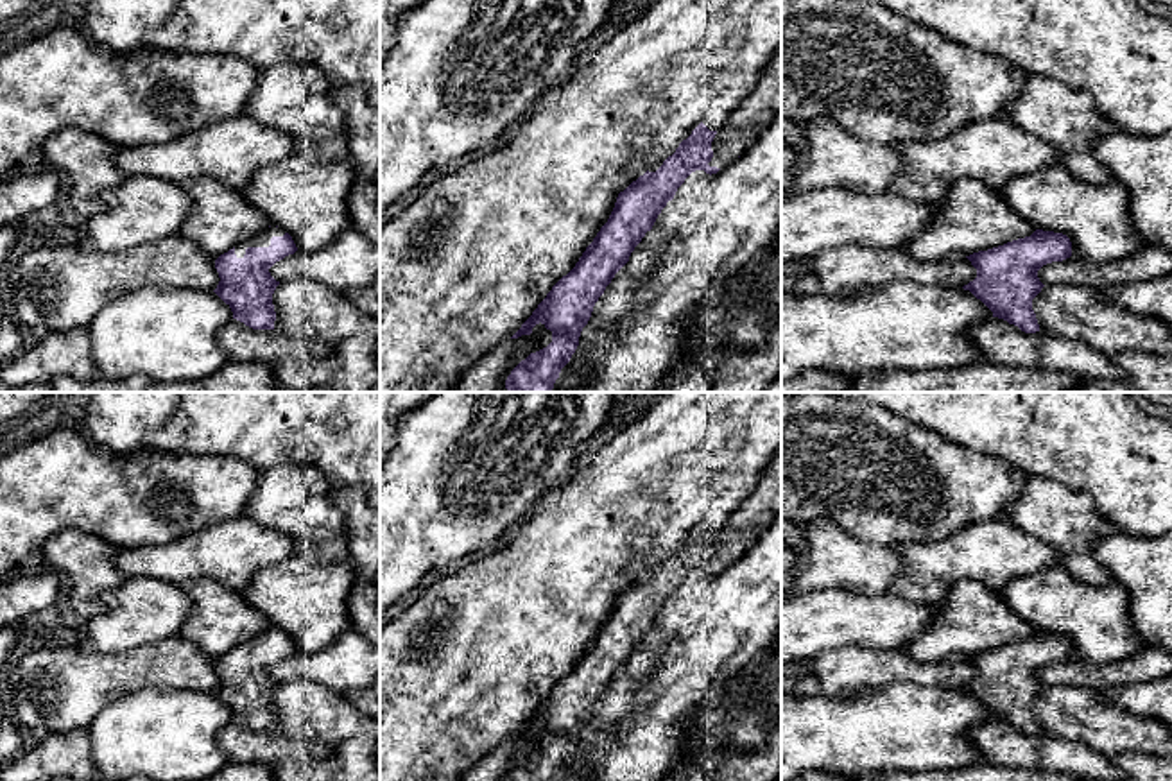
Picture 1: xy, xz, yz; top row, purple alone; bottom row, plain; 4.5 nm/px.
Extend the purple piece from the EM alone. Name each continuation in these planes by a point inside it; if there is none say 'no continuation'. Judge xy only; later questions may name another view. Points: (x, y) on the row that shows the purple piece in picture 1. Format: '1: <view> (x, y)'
1: xy (264, 239)

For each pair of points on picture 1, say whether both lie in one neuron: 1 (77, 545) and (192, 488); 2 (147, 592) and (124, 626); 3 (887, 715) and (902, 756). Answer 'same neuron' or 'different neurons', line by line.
1: different neurons
2: same neuron
3: same neuron

